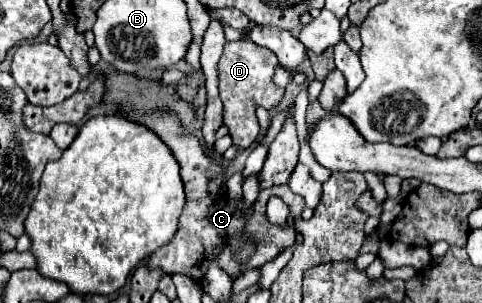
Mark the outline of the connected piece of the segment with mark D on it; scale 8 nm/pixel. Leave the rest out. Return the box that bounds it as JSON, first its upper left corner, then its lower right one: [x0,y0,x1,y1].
[217,41,285,149]

